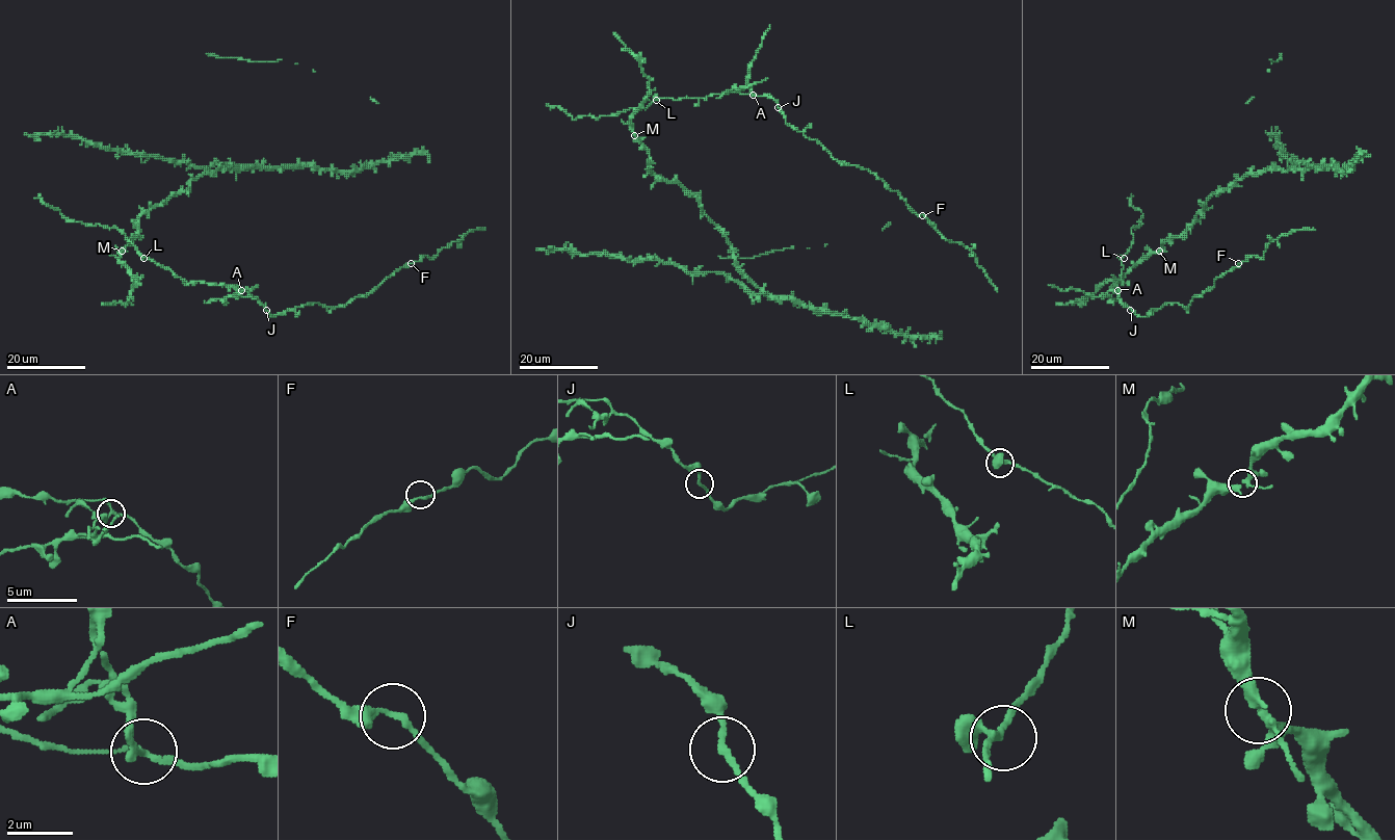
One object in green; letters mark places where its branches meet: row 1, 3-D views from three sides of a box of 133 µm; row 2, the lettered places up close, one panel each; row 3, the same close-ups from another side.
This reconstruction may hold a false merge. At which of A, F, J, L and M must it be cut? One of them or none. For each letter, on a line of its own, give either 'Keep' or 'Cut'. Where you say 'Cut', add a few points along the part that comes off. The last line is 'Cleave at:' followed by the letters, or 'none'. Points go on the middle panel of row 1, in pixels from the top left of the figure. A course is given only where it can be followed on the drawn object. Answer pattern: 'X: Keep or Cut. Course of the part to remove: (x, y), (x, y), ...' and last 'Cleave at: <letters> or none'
A: Cut. Course of the part to remove: (754, 95), (747, 81), (748, 69), (770, 24)
F: Keep
J: Keep
L: Keep
M: Keep
Cleave at: A

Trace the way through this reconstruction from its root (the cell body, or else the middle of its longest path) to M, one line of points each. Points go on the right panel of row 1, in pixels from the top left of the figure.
M: (1133, 266), (1158, 251)

